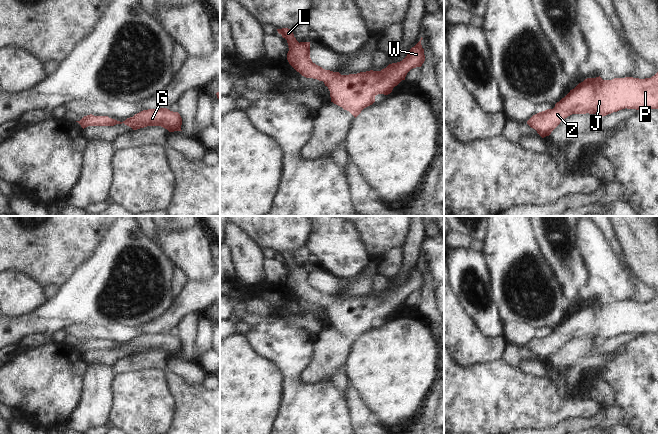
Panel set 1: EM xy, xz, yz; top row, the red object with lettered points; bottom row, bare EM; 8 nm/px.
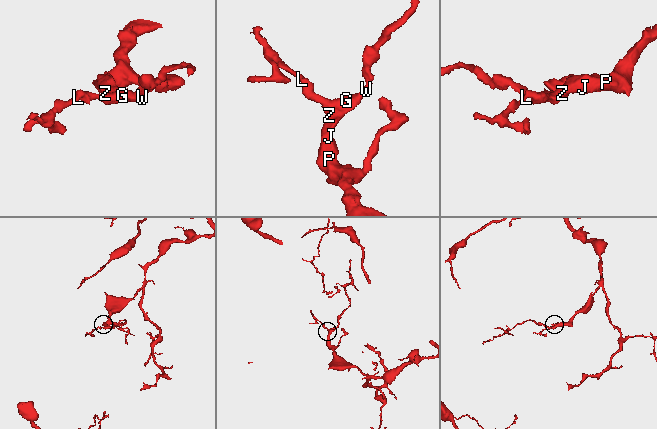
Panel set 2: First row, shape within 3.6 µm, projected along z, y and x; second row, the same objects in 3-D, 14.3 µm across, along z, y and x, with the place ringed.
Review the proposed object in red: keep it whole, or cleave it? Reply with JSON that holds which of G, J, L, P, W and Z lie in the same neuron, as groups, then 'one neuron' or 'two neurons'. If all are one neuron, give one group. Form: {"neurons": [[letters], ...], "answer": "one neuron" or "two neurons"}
{"neurons": [["G", "J", "L", "P", "W", "Z"]], "answer": "one neuron"}

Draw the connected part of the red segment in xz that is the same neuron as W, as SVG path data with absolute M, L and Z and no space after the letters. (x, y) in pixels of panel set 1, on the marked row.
M282 28L277 31L287 40L289 64L302 76L323 81L330 91L331 102L349 111L355 118L375 102L376 95L390 94L395 86L405 80L411 69L421 67L425 61L421 37L400 62L389 64L381 71L341 75L313 63L310 58L310 42L299 43L293 30Z

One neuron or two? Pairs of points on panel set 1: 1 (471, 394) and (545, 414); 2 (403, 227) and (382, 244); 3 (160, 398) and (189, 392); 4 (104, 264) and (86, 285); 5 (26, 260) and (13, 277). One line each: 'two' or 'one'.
1: one
2: one
3: two
4: one
5: two

